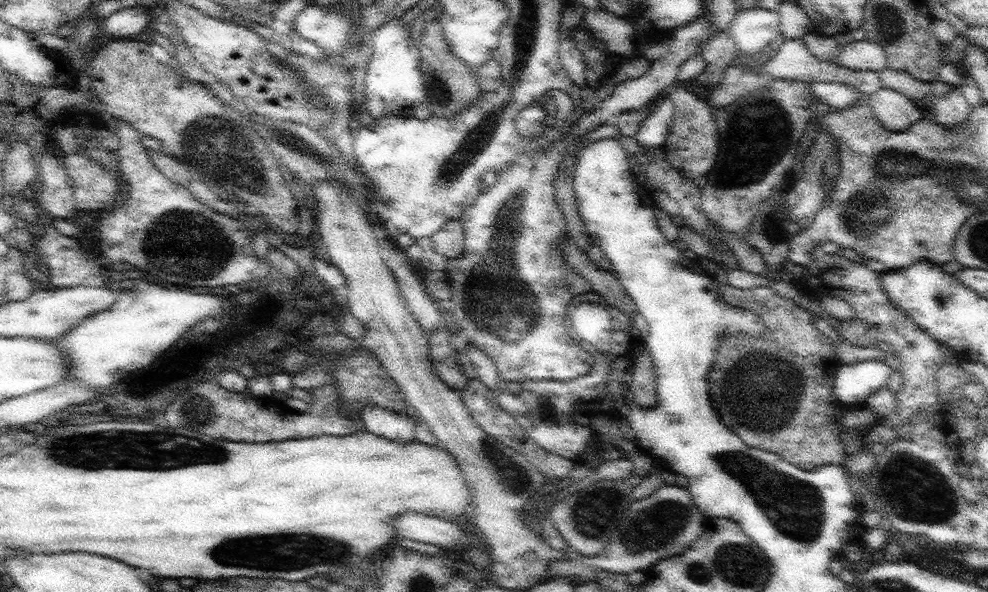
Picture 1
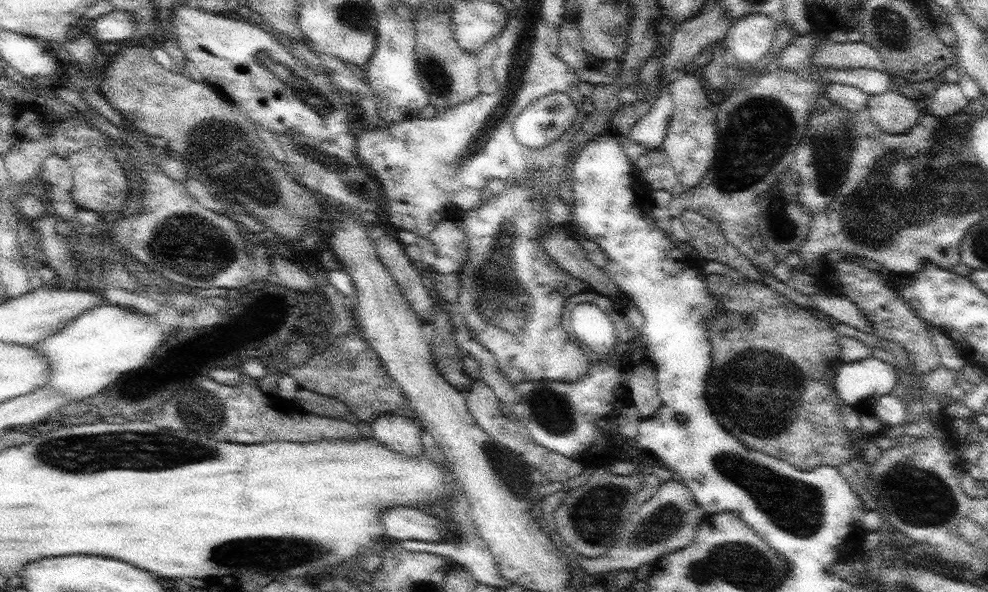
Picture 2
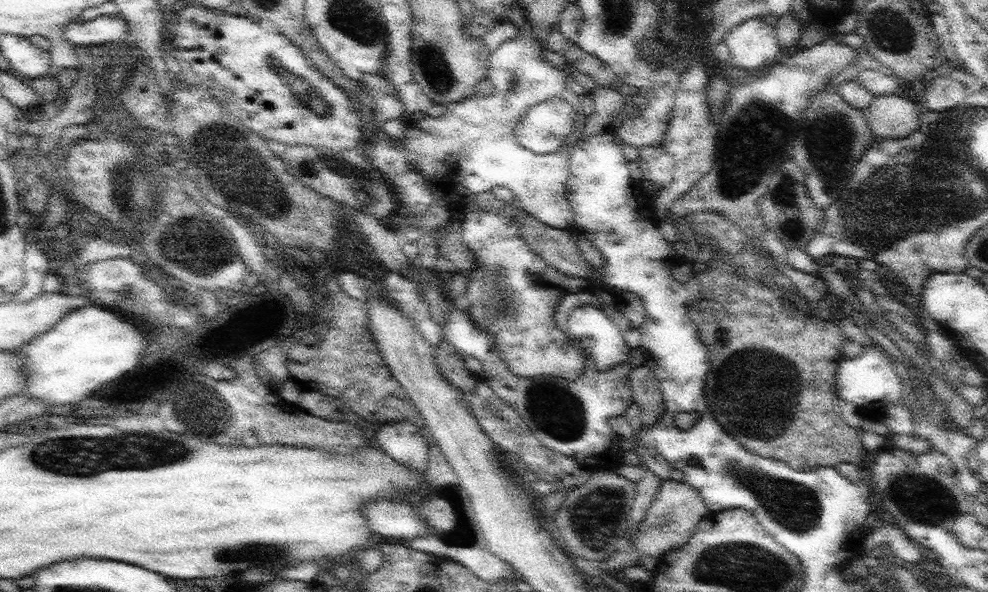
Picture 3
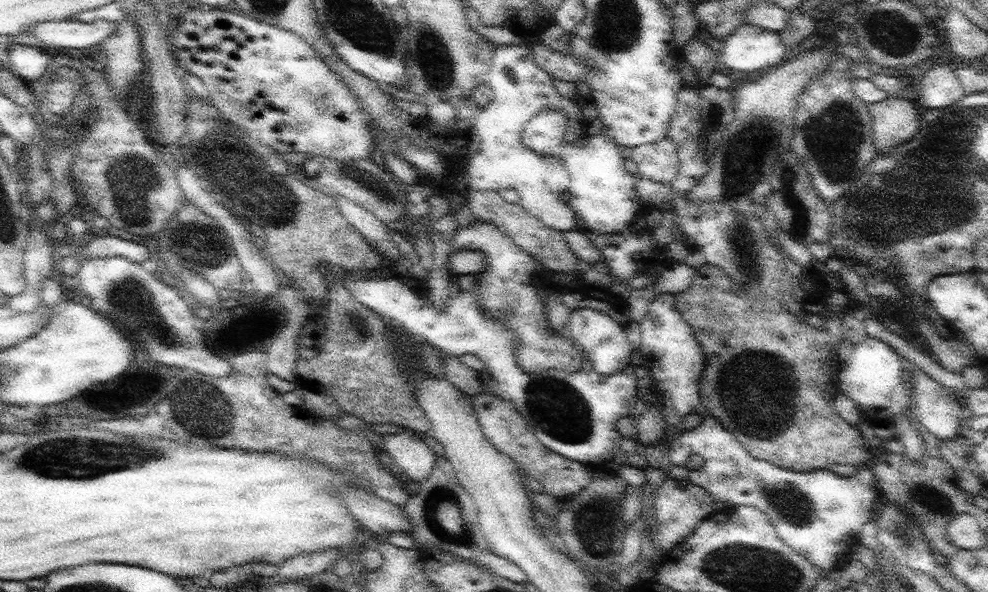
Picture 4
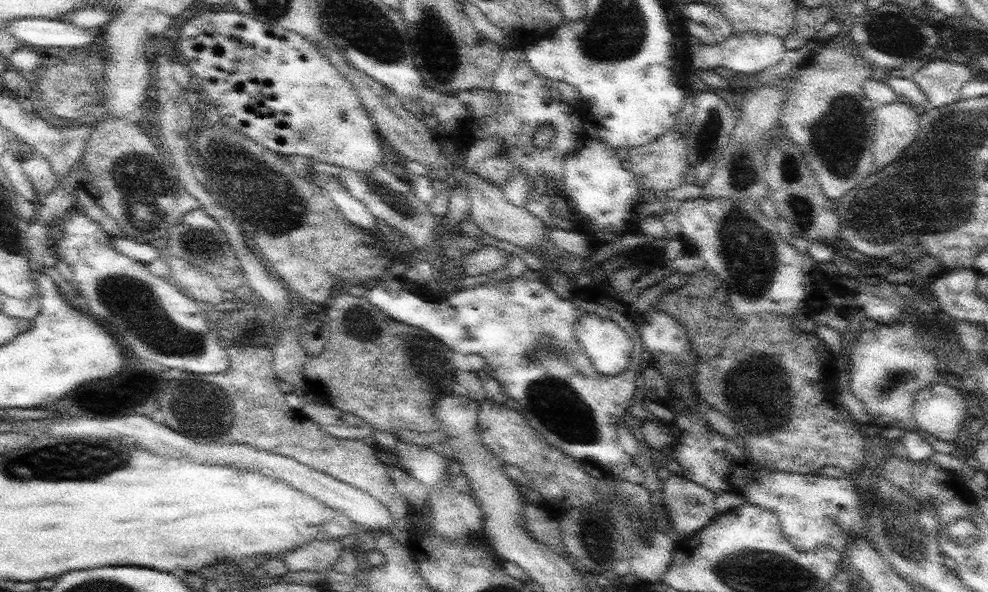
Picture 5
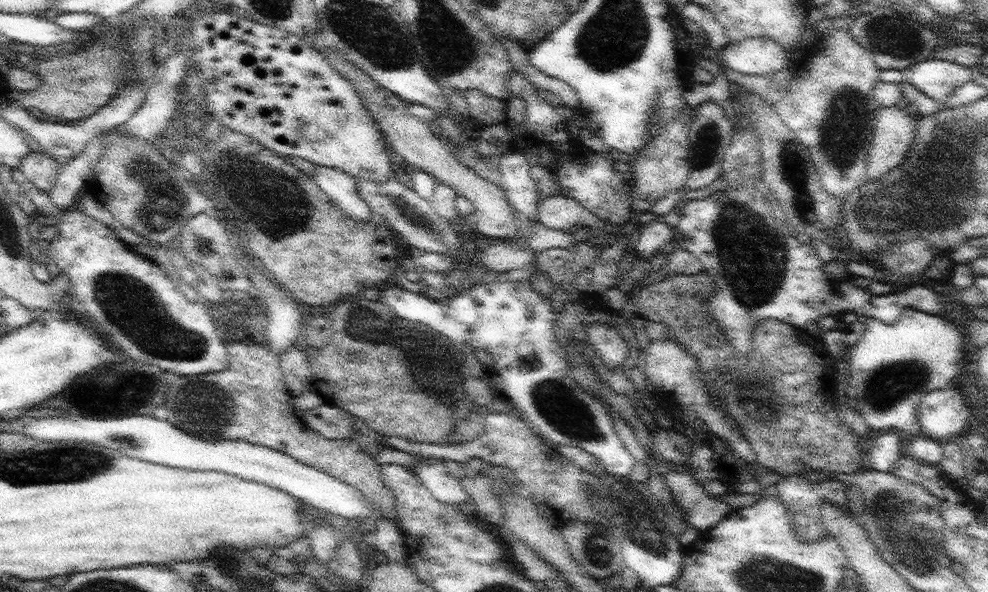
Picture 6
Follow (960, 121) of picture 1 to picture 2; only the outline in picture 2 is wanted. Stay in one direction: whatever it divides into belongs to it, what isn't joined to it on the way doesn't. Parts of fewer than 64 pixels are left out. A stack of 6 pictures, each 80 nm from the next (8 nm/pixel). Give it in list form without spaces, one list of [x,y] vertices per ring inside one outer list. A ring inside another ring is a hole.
[[[942,81],[936,94],[931,99],[927,99],[923,106],[930,114],[946,120],[948,116],[959,114],[960,111],[966,109],[968,102],[959,83]]]

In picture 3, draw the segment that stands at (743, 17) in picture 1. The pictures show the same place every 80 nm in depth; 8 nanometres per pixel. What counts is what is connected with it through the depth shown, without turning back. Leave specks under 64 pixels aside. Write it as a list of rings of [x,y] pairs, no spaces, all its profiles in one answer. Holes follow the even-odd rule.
[[[754,17],[730,29],[723,42],[728,44],[734,66],[760,69],[762,64],[766,68],[782,61],[787,52],[778,45],[775,27]]]

